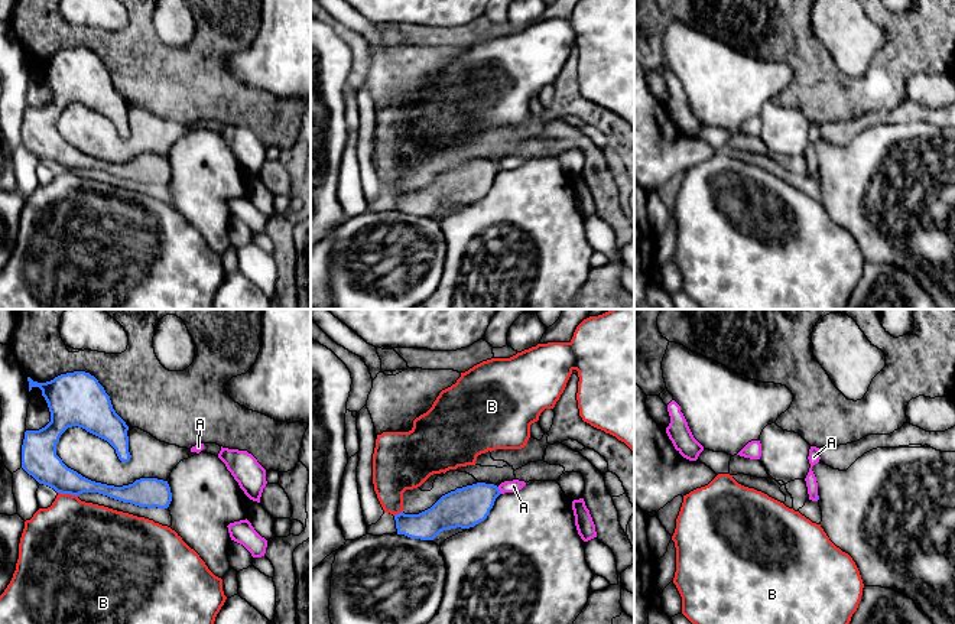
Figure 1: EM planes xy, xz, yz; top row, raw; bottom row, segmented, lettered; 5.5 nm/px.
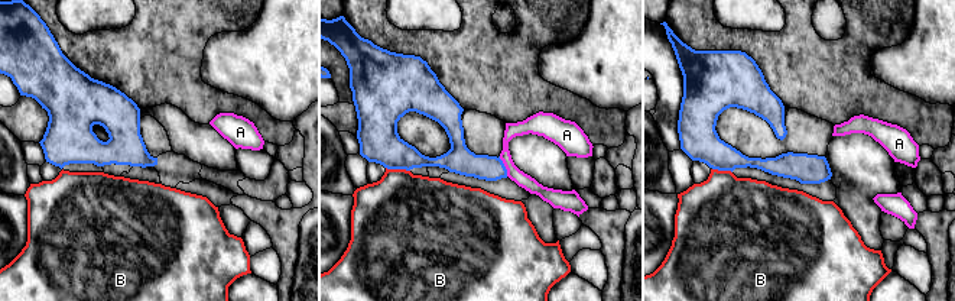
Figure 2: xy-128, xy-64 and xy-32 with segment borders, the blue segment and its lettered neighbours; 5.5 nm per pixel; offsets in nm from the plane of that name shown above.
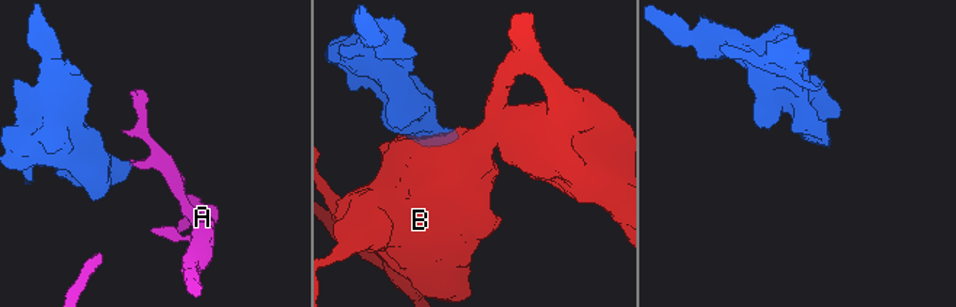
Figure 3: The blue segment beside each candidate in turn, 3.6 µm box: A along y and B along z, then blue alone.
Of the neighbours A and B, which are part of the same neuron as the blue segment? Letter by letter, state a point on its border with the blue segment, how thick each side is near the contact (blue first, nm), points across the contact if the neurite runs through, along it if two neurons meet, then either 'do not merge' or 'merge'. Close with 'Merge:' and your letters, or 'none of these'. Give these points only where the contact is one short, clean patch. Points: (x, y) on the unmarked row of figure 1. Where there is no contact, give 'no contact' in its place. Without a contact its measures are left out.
A: xz (499, 166) | 220/70 nm | along xz (497, 163), (502, 169) | do not merge
B: xy (68, 169) | 200/420 nm | along xy (58, 168), (77, 172) | do not merge
Merge: none of these

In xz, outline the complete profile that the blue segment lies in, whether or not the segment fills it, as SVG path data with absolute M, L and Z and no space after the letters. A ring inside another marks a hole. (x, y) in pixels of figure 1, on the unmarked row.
M485 159L457 165L419 191L396 191L397 211L433 217L444 207L474 204L487 195L500 170L497 162Z

